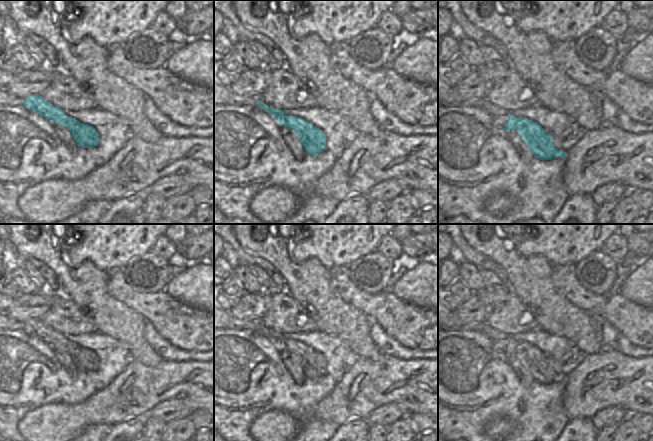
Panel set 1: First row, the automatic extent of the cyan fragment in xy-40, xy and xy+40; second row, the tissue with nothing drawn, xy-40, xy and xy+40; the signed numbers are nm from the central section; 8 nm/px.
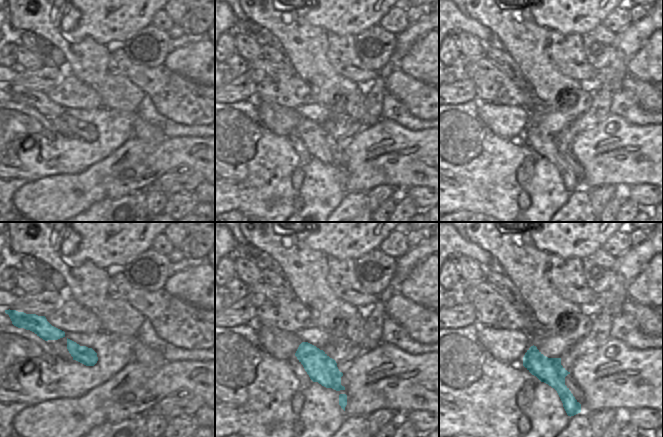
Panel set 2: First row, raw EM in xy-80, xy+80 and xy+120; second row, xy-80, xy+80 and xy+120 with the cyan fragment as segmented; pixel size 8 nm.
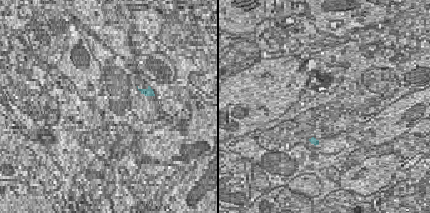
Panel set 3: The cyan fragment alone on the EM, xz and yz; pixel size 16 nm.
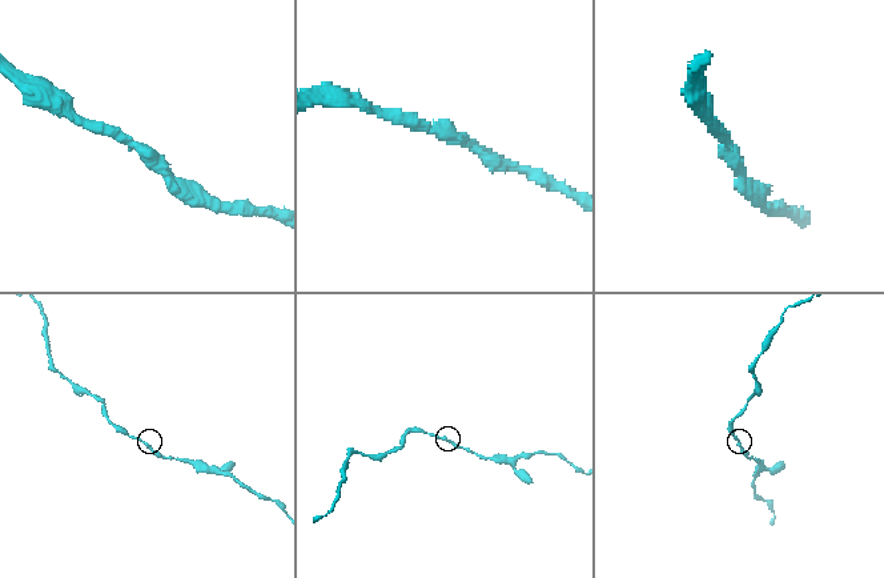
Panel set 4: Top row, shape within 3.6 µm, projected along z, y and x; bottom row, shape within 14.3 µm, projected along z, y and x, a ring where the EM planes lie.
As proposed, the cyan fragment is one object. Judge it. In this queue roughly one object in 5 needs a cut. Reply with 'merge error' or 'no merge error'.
no merge error

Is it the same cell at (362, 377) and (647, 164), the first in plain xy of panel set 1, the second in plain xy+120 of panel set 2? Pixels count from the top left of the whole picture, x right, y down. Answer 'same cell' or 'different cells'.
same cell

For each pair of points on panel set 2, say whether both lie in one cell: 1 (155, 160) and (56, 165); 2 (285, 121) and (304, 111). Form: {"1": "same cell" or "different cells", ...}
{"1": "different cells", "2": "different cells"}

